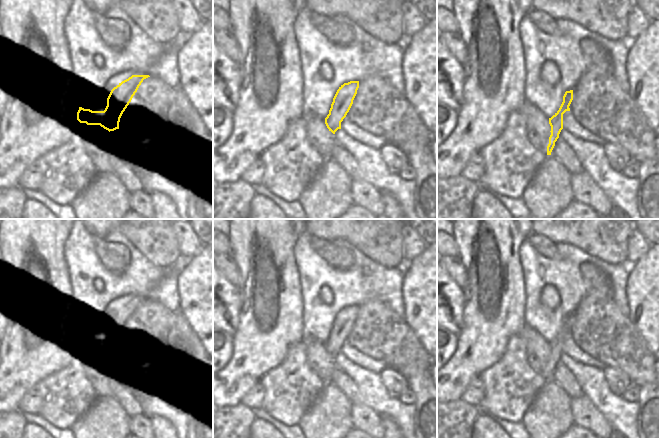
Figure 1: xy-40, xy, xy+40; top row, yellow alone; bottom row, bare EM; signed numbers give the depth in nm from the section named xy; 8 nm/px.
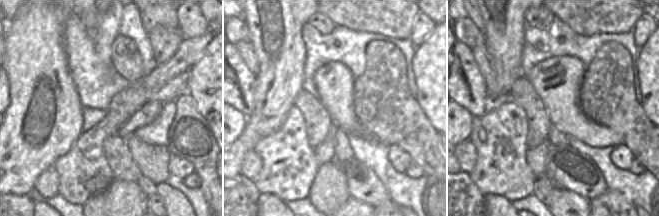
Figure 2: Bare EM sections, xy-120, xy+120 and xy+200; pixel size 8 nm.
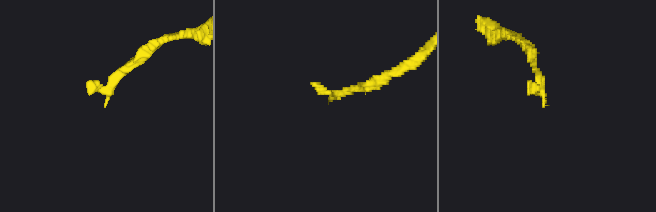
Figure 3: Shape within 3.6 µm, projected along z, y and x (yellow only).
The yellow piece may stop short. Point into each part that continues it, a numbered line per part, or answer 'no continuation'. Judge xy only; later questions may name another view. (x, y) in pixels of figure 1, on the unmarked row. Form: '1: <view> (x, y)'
no continuation

